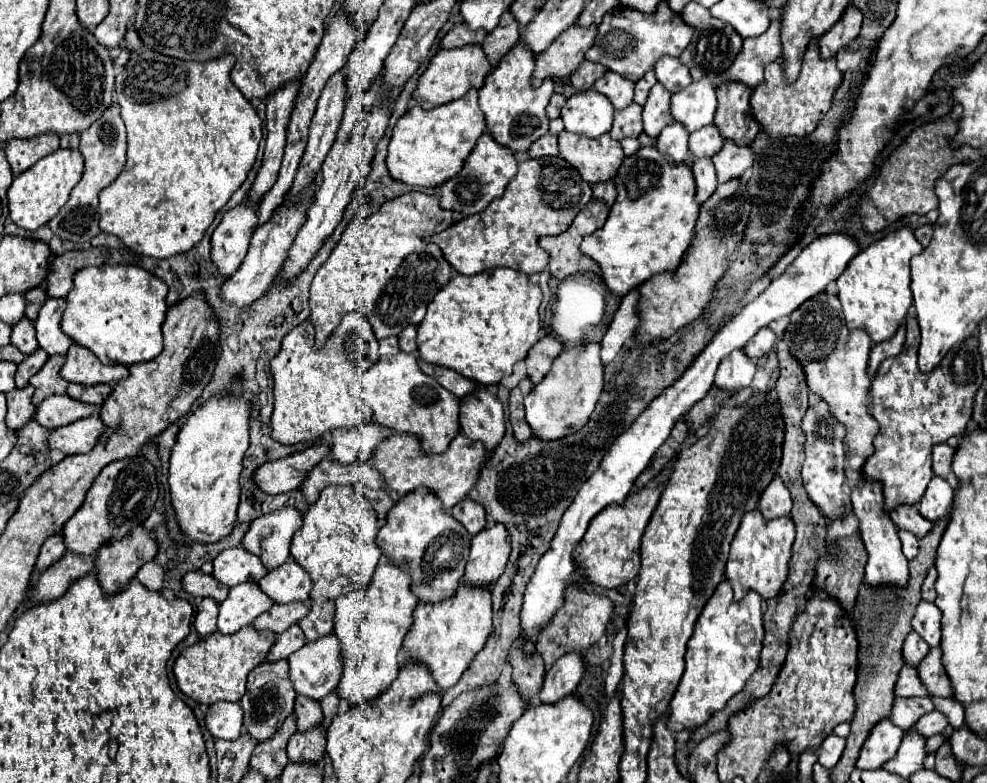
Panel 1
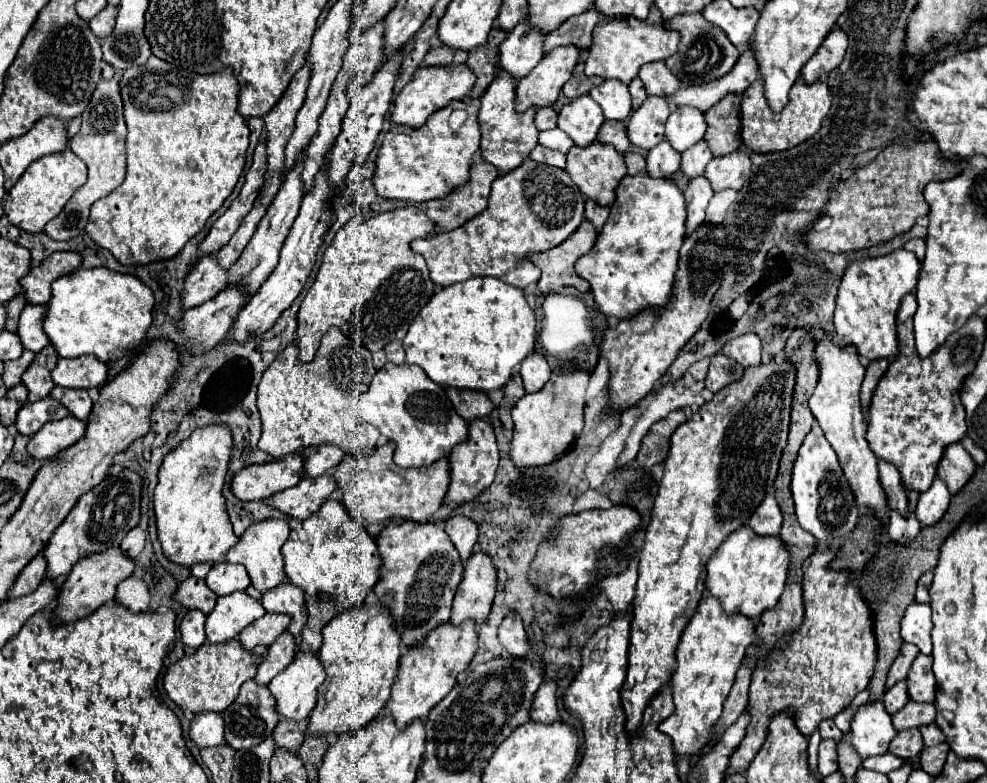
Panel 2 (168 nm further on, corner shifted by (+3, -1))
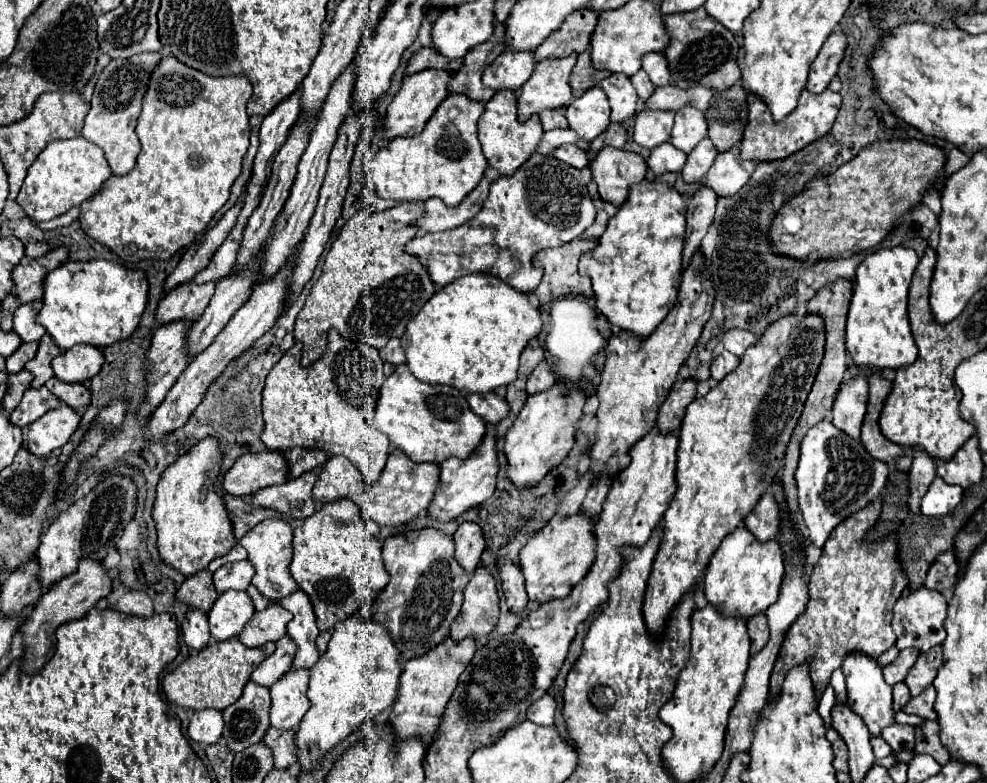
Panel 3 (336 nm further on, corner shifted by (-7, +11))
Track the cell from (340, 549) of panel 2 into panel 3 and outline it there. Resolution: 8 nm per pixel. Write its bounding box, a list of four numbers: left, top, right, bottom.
[290,500,388,654]

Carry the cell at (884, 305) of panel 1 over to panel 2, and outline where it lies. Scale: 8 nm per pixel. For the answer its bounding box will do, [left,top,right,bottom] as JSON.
[836,248,920,358]

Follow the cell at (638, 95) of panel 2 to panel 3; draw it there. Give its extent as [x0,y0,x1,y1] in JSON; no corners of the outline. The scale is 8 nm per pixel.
[630,70,656,100]

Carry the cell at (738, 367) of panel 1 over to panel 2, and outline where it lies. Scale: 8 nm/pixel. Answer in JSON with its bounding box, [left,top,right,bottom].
[706,352,744,392]

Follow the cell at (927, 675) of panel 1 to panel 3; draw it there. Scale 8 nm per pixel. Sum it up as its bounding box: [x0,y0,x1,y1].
[904,646,942,696]

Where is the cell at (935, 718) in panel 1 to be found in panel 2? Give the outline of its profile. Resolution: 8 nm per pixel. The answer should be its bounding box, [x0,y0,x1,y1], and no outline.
[890,728,924,760]

